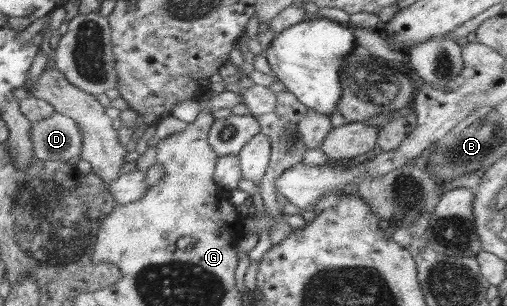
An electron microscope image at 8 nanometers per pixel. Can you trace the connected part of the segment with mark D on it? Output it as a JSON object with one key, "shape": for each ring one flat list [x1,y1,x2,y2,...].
{"shape":[[58,112,32,123,30,139,34,158,40,161,67,162,82,151,82,134,77,123]]}

